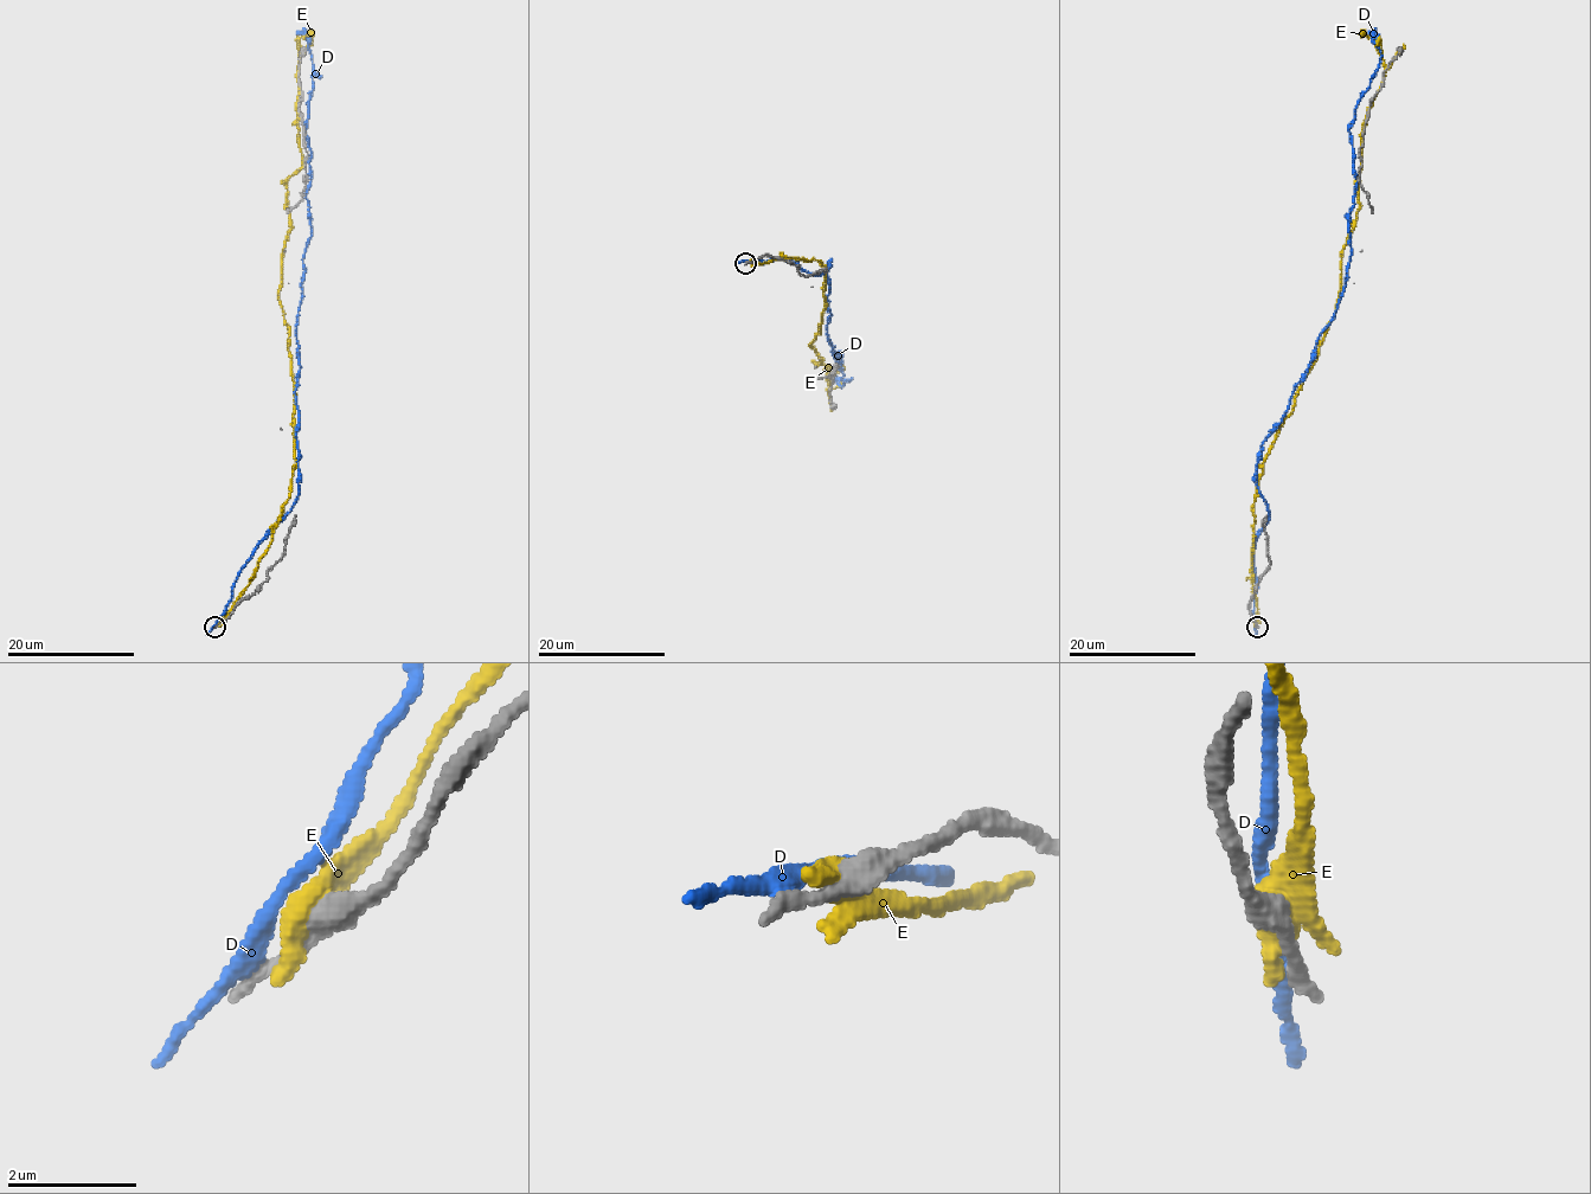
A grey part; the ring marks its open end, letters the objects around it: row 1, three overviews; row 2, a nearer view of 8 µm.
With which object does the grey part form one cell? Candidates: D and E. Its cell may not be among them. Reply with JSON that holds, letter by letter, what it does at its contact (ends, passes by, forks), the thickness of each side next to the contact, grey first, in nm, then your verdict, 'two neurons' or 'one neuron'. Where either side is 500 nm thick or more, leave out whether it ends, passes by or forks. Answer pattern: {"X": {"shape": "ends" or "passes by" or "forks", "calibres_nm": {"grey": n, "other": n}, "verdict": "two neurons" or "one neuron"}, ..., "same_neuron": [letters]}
{"D": {"shape": "passes by", "calibres_nm": {"grey": 240, "other": 260}, "verdict": "two neurons"}, "E": {"calibres_nm": {"grey": 360, "other": 550}, "verdict": "two neurons"}, "same_neuron": []}

